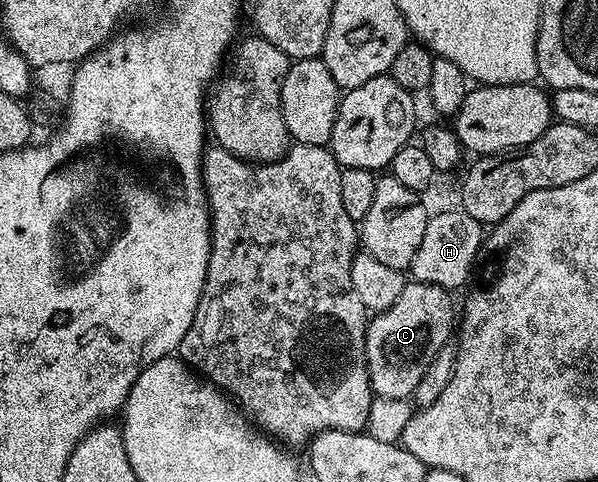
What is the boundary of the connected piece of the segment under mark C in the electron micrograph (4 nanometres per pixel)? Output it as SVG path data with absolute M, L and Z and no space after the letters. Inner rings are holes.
M408 282L394 306L369 319L364 356L368 359L368 377L377 397L398 400L411 397L418 382L422 382L422 374L426 374L426 366L453 339L458 312L452 309L448 296L451 295L447 288Z

